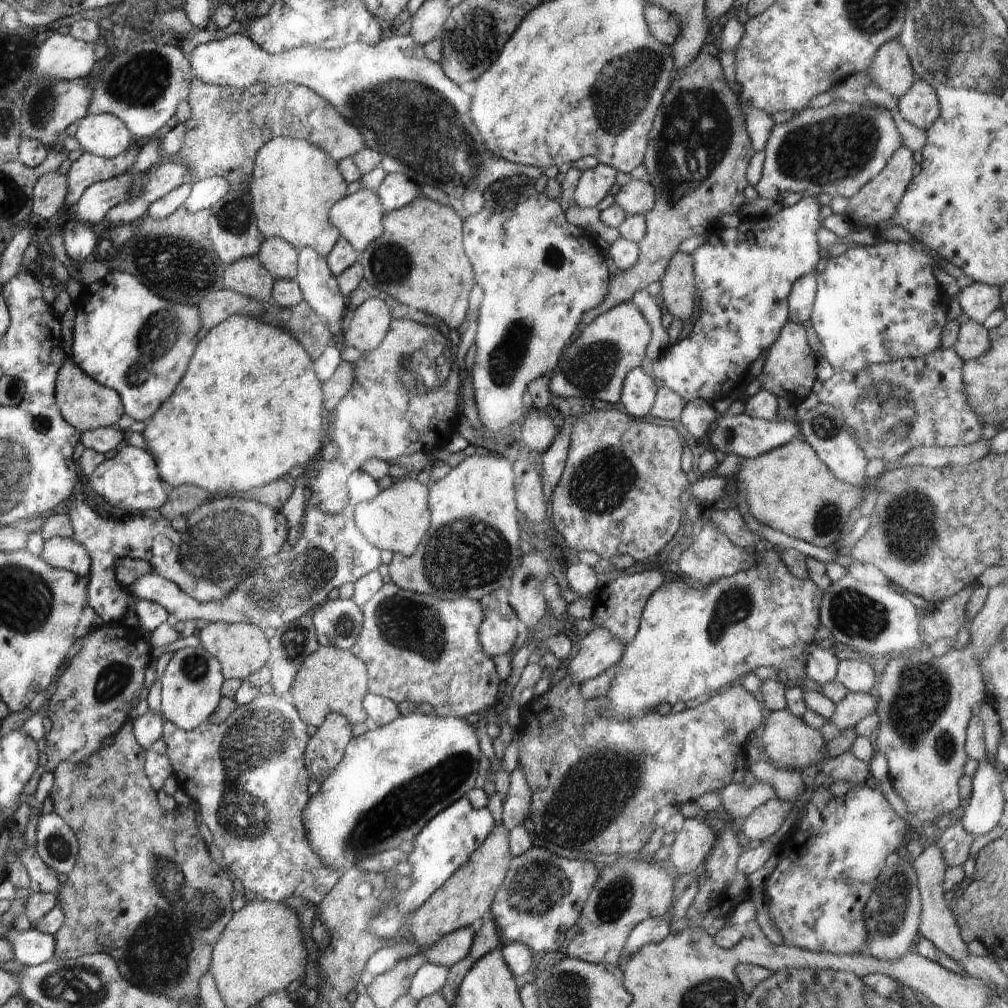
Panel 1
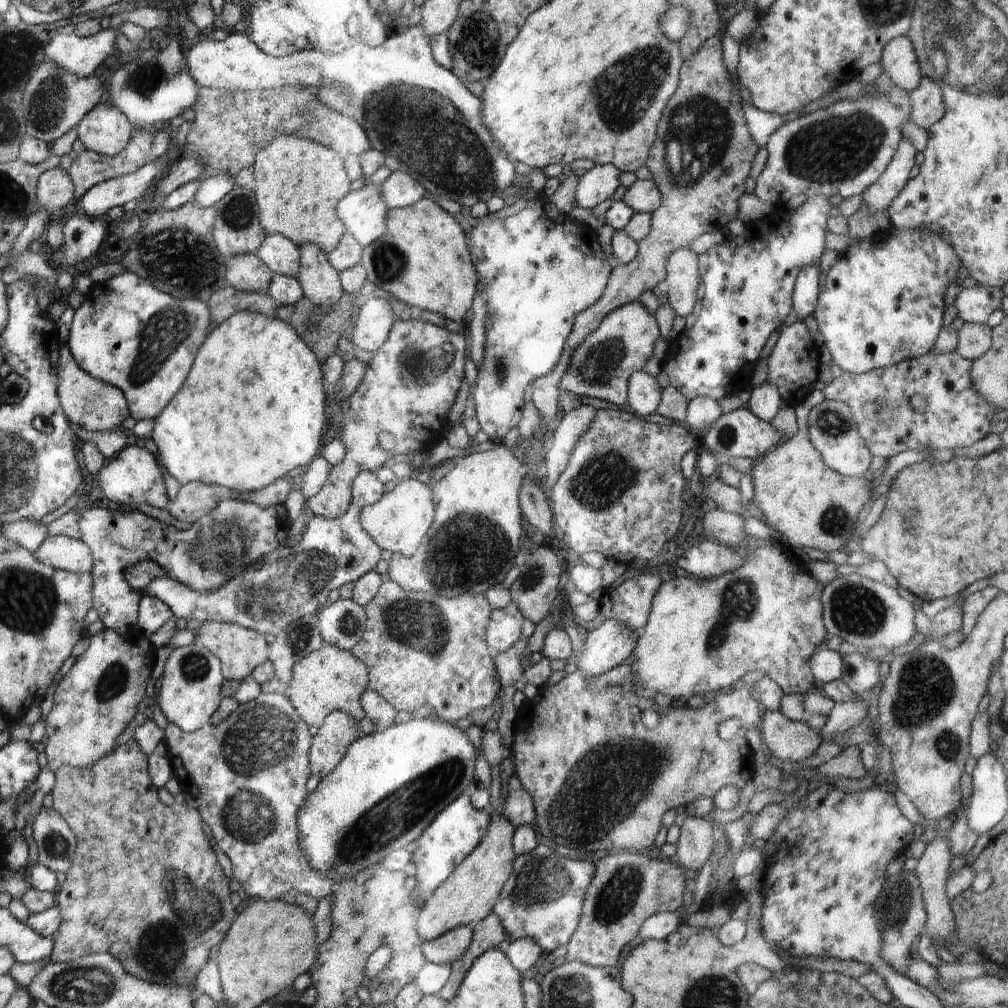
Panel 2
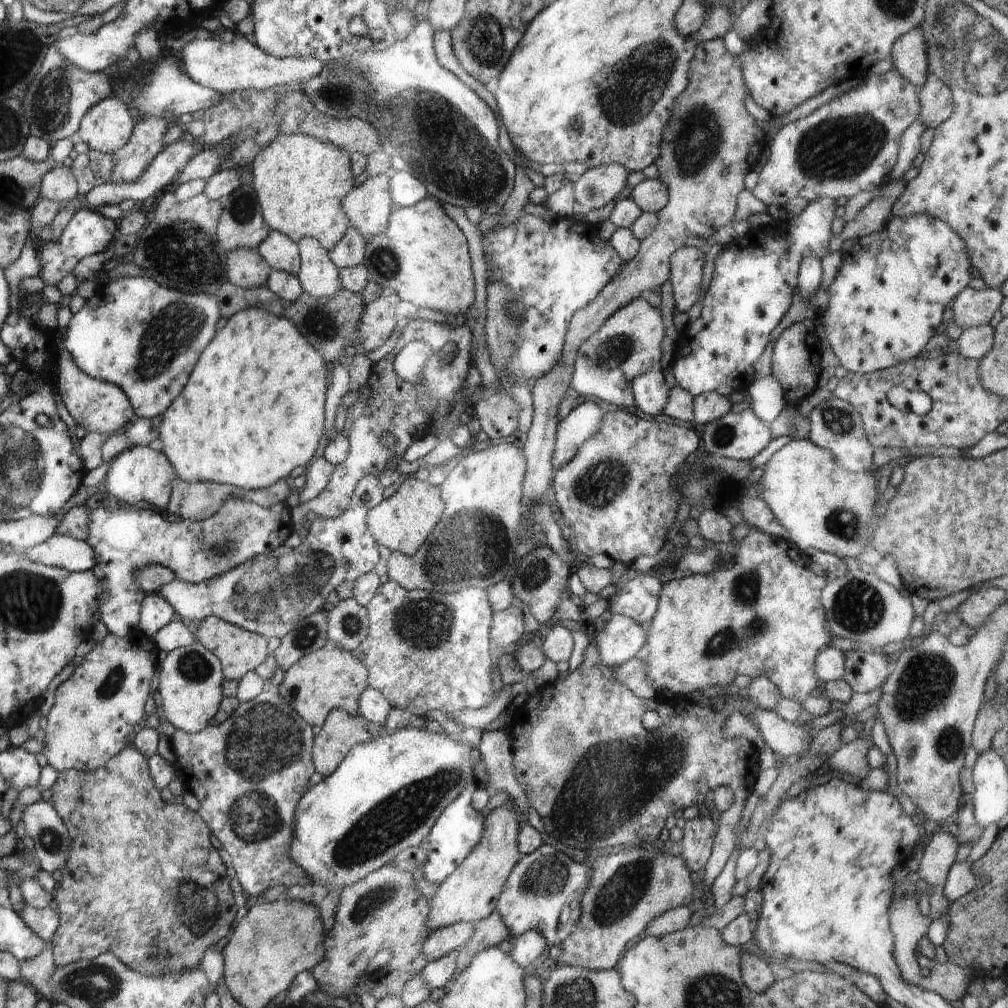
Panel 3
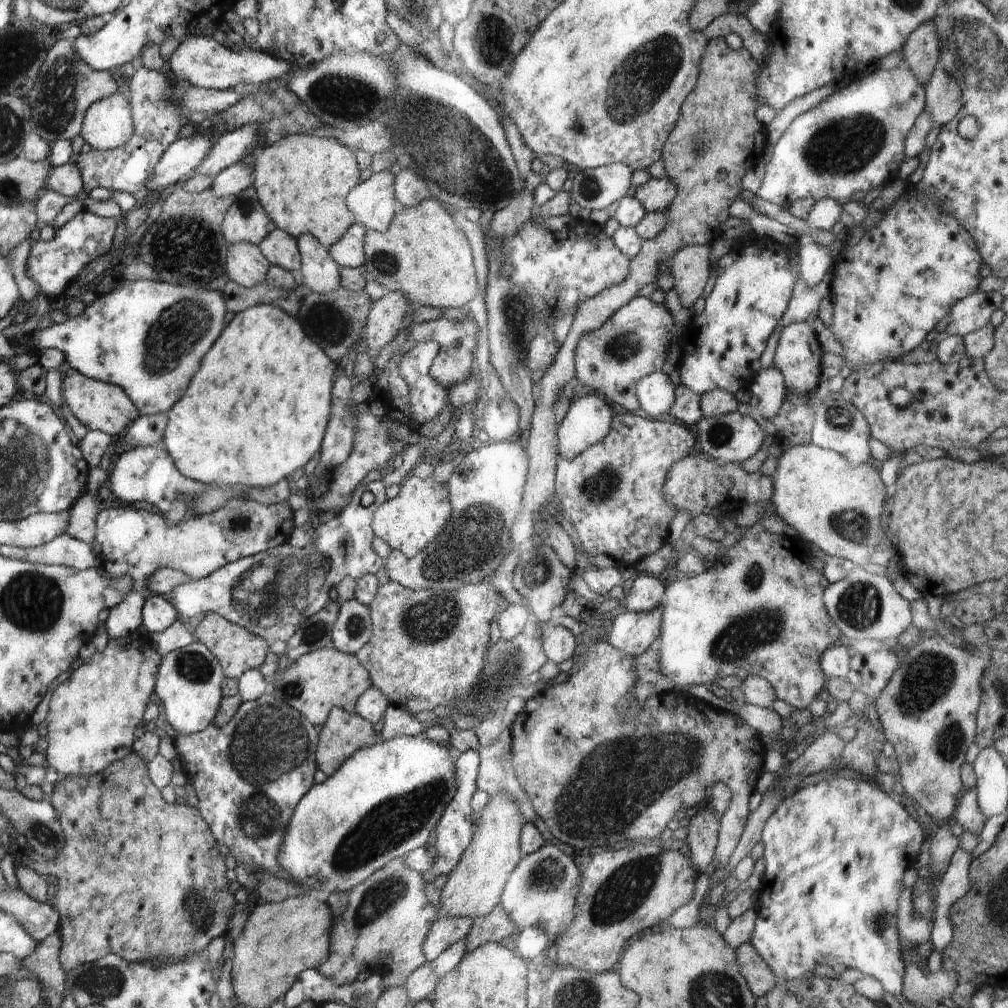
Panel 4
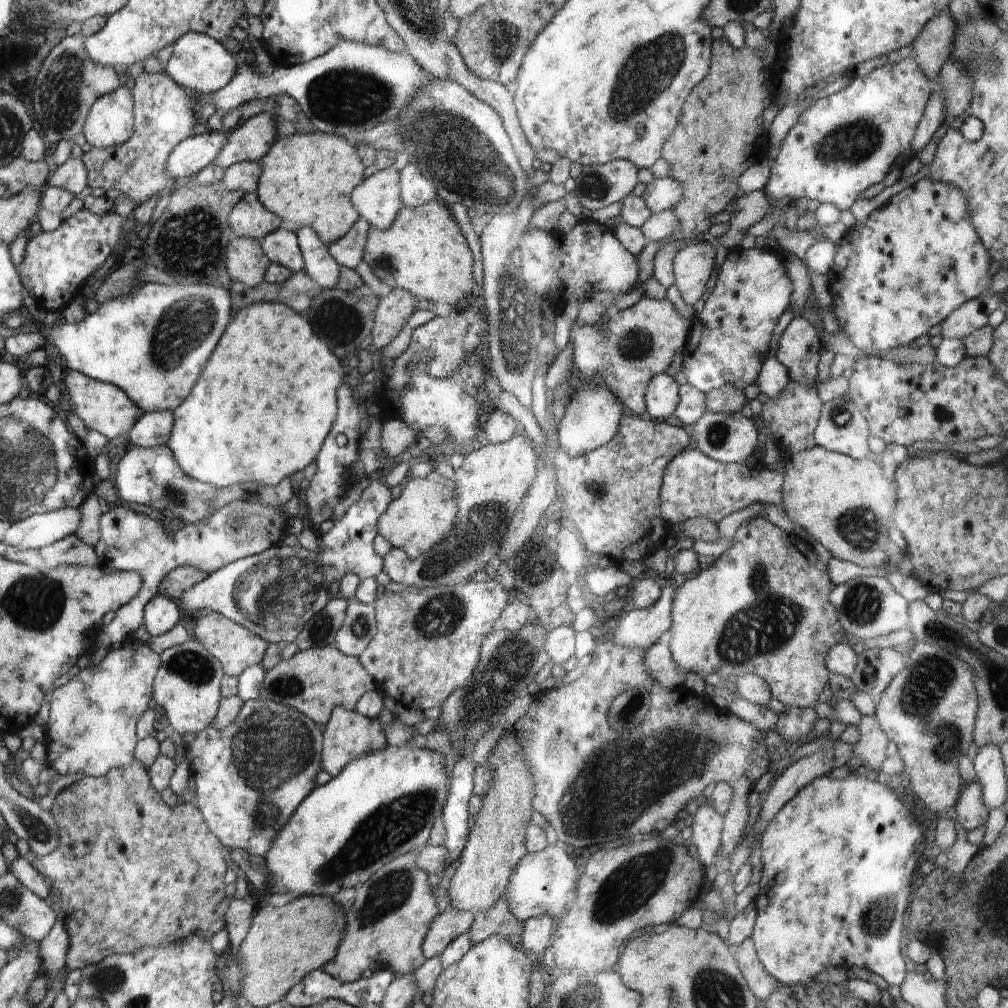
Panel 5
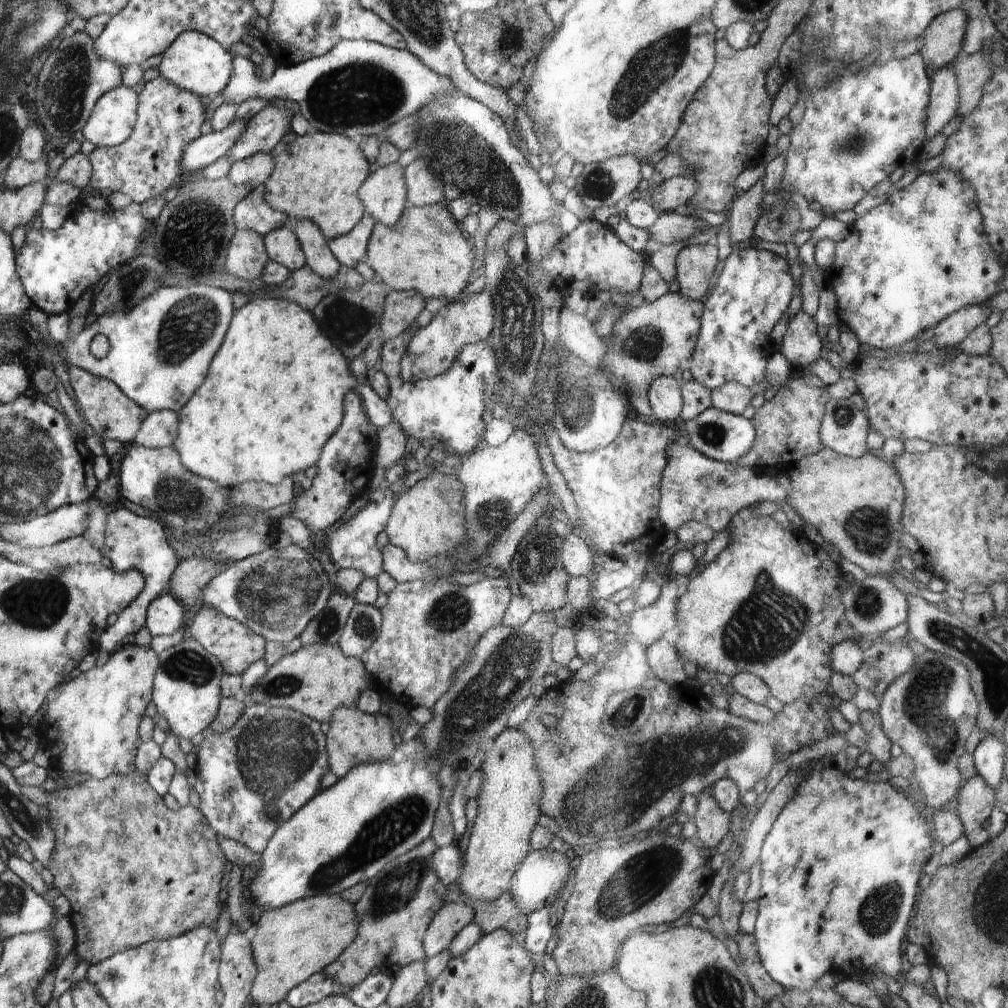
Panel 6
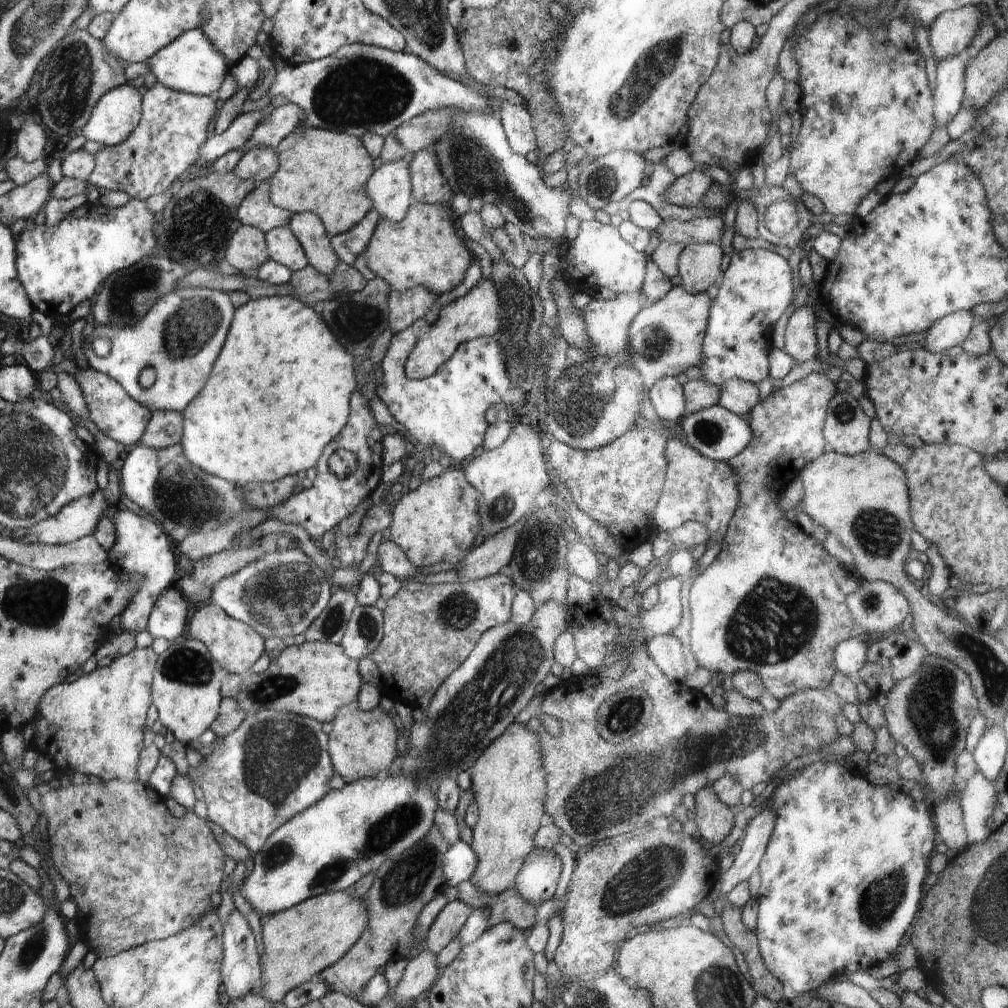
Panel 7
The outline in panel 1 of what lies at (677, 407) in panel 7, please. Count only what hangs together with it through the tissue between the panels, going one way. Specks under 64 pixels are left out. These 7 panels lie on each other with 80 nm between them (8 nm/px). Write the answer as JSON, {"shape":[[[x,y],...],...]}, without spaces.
{"shape":[[[633,368],[623,382],[621,399],[630,416],[646,416],[655,403],[657,393],[654,378],[646,374],[643,368]]]}

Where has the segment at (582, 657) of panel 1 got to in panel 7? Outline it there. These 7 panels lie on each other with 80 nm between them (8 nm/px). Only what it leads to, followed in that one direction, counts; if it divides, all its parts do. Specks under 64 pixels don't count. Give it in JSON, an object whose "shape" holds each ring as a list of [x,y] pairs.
{"shape":[[[666,574],[656,584],[659,590],[658,602],[651,609],[642,609],[640,614],[646,634],[671,635],[680,624],[683,617],[682,603],[680,603],[682,581],[683,579],[679,577]]]}

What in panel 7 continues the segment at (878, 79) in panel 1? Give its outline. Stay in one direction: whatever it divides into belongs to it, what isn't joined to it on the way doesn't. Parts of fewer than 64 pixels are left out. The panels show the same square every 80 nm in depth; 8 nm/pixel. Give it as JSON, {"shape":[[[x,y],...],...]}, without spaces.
{"shape":[[[979,5],[961,6],[939,14],[928,27],[934,58],[938,61],[966,50],[979,33],[982,16]]]}

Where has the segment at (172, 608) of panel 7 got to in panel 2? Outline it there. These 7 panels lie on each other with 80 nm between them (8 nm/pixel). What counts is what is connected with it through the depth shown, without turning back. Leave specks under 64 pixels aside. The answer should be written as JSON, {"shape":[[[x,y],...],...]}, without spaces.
{"shape":[[[142,593],[136,627],[150,636],[172,619],[172,609],[161,599]]]}

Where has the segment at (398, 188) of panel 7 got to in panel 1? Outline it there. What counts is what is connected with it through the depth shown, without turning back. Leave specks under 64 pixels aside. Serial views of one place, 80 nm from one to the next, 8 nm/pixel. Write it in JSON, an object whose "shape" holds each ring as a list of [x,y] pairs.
{"shape":[[[361,188],[358,192],[346,195],[332,208],[331,222],[341,231],[344,237],[361,254],[372,242],[384,232],[384,210],[381,199],[375,190]]]}

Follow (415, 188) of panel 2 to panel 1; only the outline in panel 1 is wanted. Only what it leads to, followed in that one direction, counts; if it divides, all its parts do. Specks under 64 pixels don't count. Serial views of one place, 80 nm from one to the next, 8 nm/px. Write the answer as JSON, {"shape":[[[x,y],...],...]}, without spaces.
{"shape":[[[388,173],[375,192],[384,211],[402,208],[422,196],[421,187],[402,173]]]}

